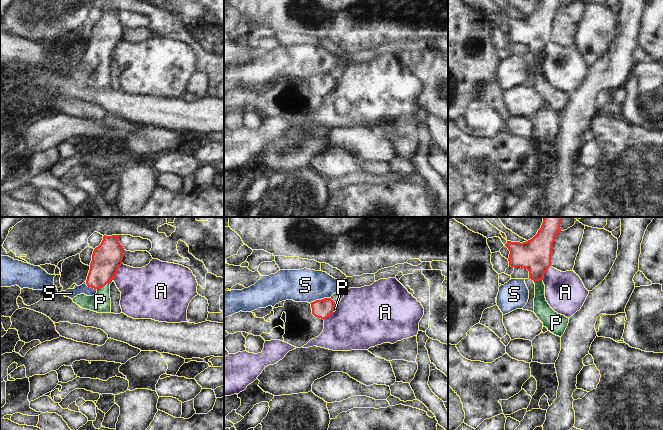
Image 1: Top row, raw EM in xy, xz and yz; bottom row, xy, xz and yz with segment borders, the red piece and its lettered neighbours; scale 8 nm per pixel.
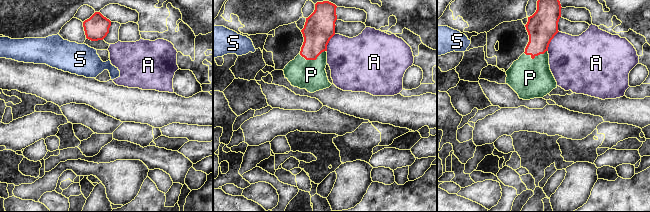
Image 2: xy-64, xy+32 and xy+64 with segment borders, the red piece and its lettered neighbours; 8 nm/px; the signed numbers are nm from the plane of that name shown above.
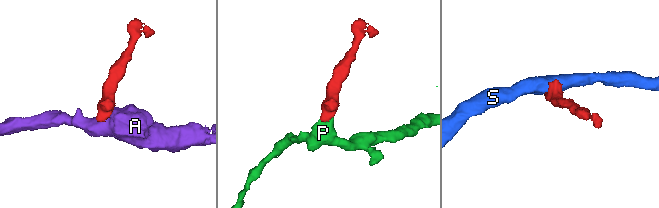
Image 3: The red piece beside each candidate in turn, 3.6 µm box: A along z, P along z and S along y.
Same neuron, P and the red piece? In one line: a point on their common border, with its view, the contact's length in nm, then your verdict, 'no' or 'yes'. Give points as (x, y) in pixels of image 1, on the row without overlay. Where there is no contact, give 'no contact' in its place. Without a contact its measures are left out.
xy (104, 61) | 150 nm | yes

